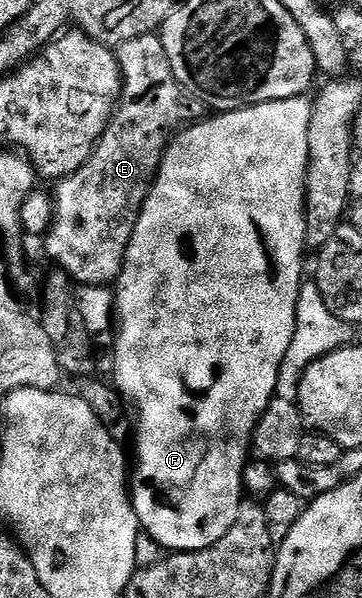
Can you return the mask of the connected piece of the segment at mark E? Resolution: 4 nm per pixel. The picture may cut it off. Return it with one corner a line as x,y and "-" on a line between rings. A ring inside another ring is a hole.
159,34
134,37
121,43
116,51
116,60
120,63
120,76
124,78
120,102
90,157
73,175
55,184
56,217
43,240
49,257
57,259
59,268
69,275
73,284
80,287
106,287
119,279
129,251
128,246
138,225
140,210
156,179
162,157
177,132
189,122
189,96
174,77
170,57
166,57
166,49

